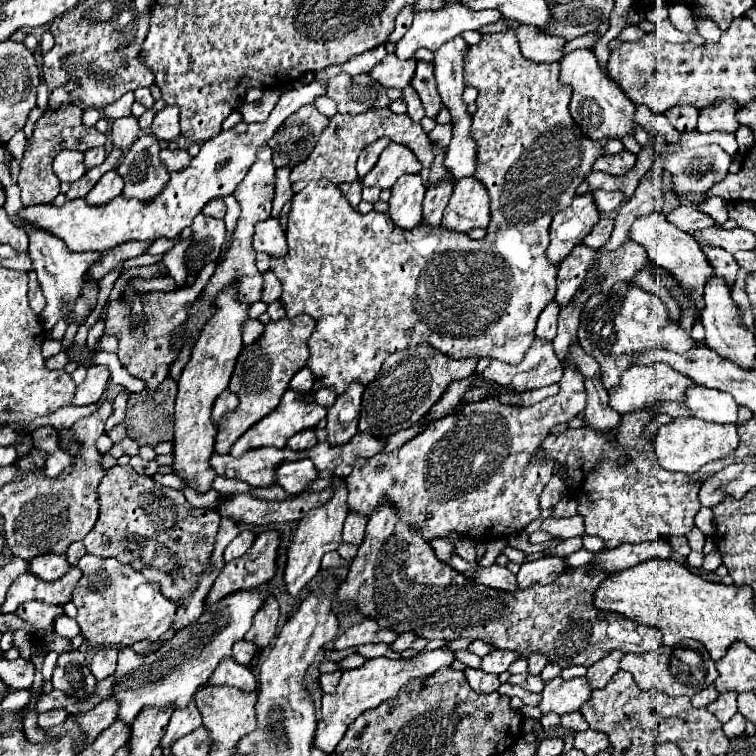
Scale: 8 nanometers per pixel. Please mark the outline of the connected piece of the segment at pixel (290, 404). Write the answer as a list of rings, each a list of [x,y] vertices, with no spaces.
[[[286,390],[286,396],[282,396],[278,408],[274,408],[274,412],[270,412],[270,416],[266,416],[266,420],[260,420],[258,424],[254,424],[254,428],[250,428],[250,432],[246,432],[246,436],[238,438],[230,450],[232,456],[240,456],[242,452],[250,450],[250,448],[260,448],[260,446],[274,446],[274,448],[284,448],[286,440],[290,436],[294,436],[300,430],[306,428],[316,428],[318,422],[326,416],[326,408],[314,402],[308,402],[304,392],[300,390]]]

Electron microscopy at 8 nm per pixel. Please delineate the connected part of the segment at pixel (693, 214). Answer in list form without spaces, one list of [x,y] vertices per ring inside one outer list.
[[[680,206],[680,208],[672,210],[670,214],[666,214],[666,220],[684,232],[696,232],[696,230],[702,230],[702,228],[708,228],[714,224],[714,220],[710,216],[702,214],[694,206]]]

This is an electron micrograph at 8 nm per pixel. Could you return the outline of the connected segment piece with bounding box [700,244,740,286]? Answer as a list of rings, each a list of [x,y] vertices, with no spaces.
[[[700,244],[700,248],[706,254],[706,258],[710,260],[712,268],[714,268],[714,274],[726,278],[728,286],[732,286],[734,284],[734,278],[736,278],[736,272],[740,268],[736,264],[734,256],[728,254],[728,252],[722,252],[722,248],[710,248],[710,244]]]

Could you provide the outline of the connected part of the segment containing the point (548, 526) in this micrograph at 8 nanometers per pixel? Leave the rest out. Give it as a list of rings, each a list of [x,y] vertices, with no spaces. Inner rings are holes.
[[[570,516],[570,518],[546,518],[542,520],[540,528],[538,530],[544,530],[552,536],[560,536],[562,540],[564,538],[570,538],[570,536],[584,536],[584,524],[582,524],[582,516]]]

